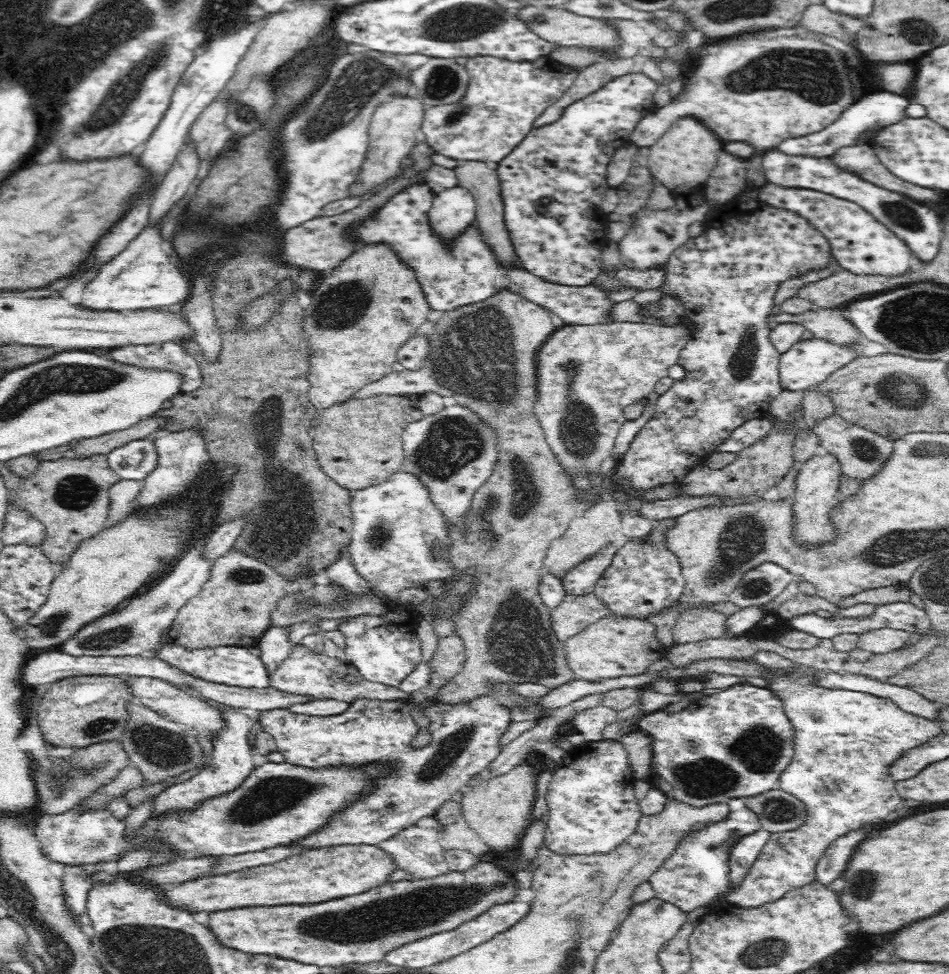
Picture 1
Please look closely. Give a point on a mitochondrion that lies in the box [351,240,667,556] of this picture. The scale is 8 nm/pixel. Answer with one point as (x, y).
(477, 356)

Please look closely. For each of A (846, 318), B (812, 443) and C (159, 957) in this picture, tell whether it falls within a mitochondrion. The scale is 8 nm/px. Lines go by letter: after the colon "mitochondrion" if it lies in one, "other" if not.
A: other
B: other
C: mitochondrion

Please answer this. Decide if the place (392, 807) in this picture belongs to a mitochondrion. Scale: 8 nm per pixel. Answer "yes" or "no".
yes

